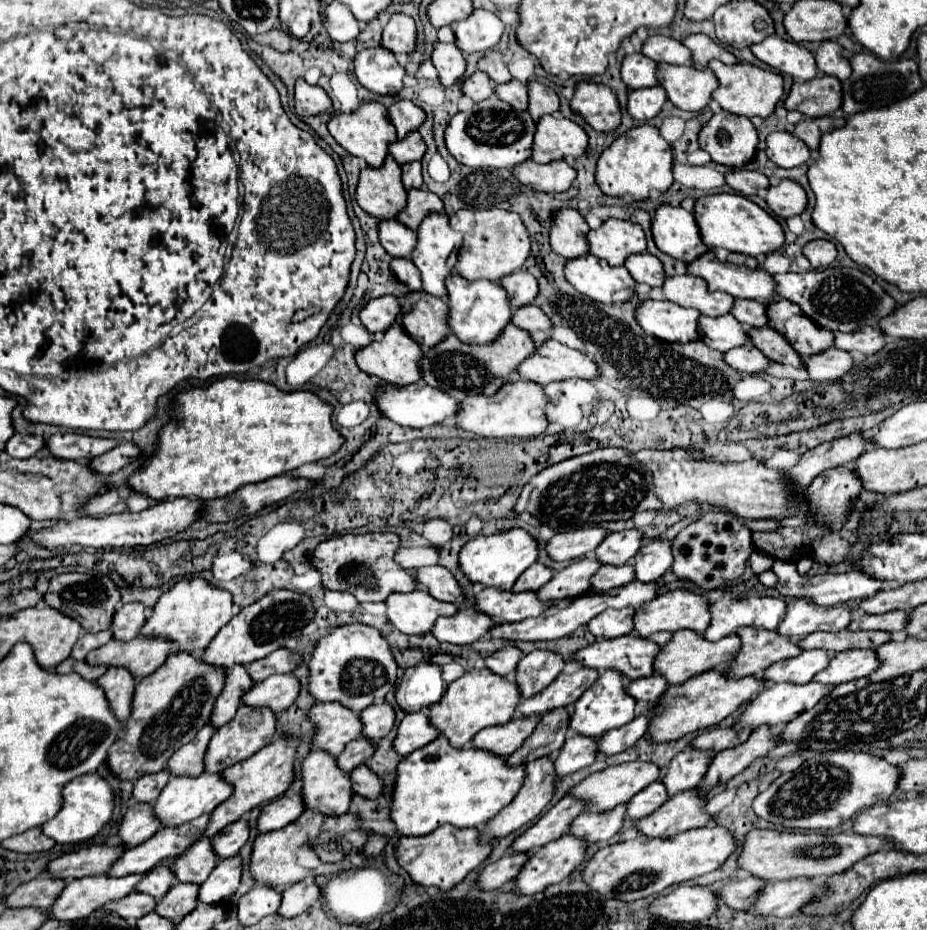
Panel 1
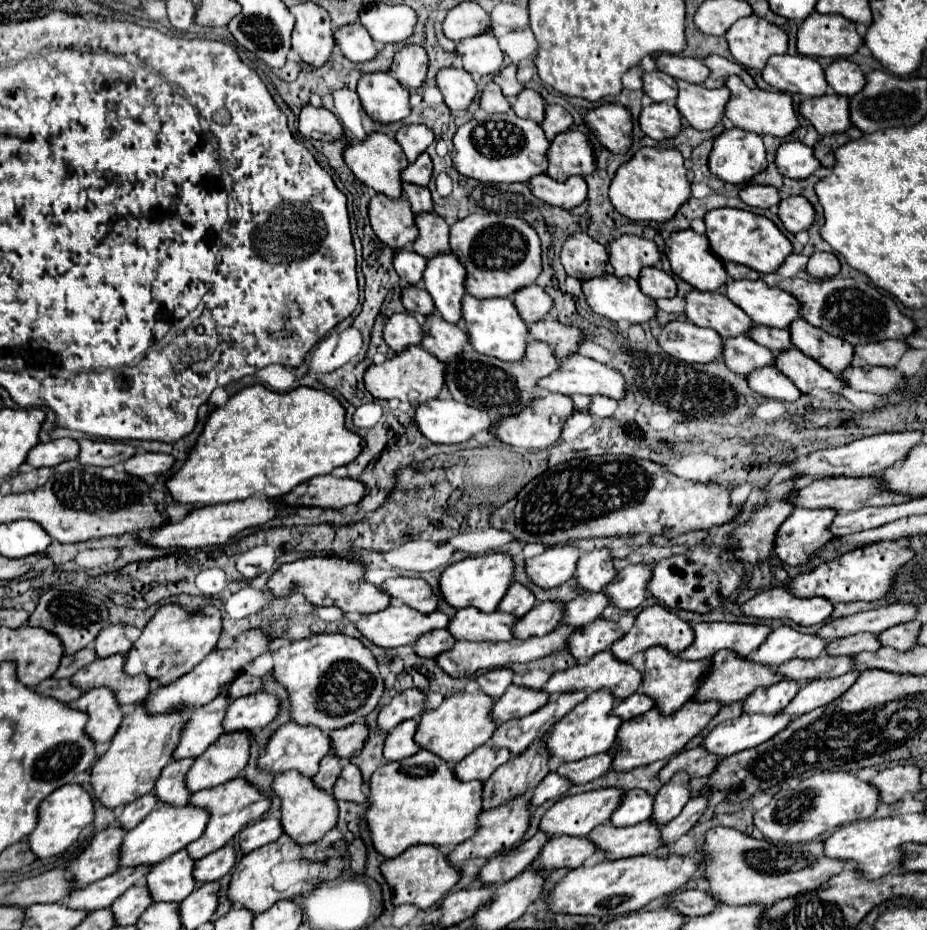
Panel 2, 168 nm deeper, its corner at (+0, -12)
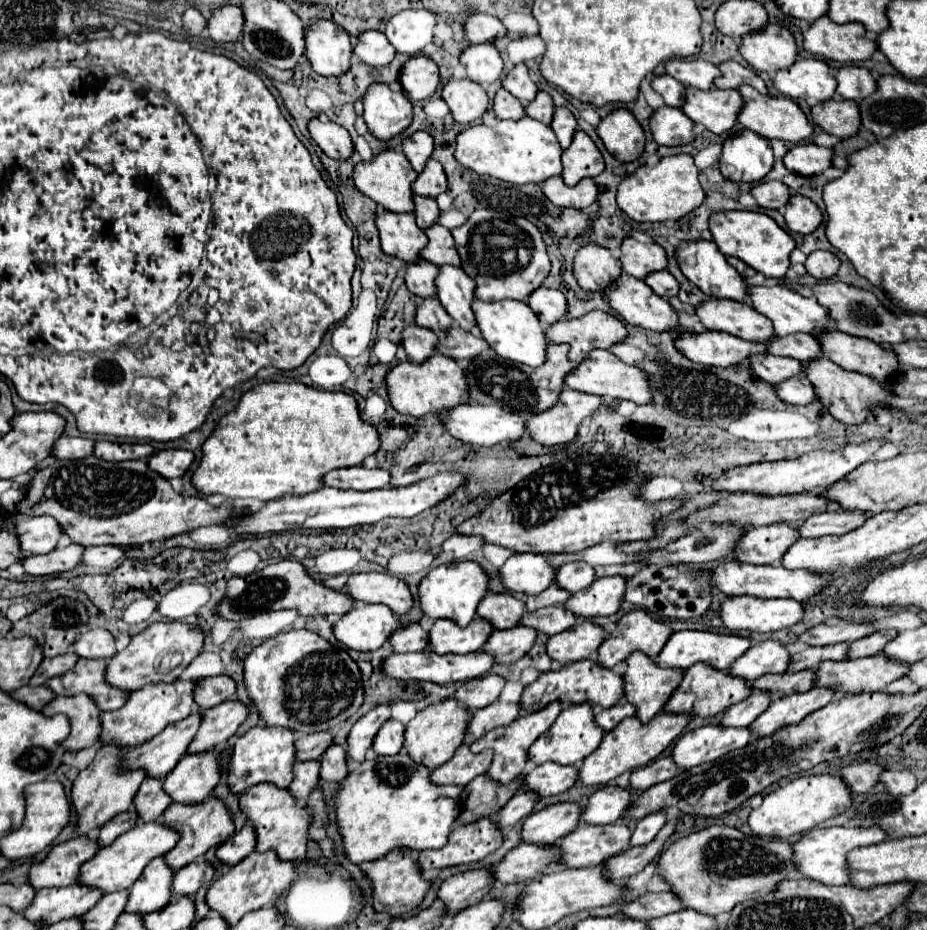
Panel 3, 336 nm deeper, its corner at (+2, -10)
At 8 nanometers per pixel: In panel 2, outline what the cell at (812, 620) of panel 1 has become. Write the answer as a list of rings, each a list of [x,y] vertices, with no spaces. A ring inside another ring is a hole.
[[[780,626],[772,630],[766,642],[750,656],[746,656],[746,660],[768,668],[778,668],[792,658],[814,660],[824,654],[824,646],[826,642],[820,640],[816,634],[802,634],[796,632],[792,626]]]

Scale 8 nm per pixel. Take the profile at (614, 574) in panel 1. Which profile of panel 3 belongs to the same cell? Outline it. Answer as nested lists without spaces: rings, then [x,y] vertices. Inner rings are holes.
[[[558,604],[558,606],[540,608],[536,612],[530,612],[528,616],[522,616],[520,624],[530,626],[530,628],[536,628],[538,632],[544,632],[544,634],[552,636],[552,634],[564,632],[568,628],[574,628],[578,624],[578,620],[580,618],[576,614],[572,614],[562,604]]]

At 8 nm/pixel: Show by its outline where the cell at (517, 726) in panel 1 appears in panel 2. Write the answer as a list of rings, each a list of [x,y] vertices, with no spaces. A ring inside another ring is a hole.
[[[484,744],[454,766],[454,776],[458,776],[458,780],[462,782],[468,782],[468,780],[486,782],[498,766],[510,760],[510,756],[512,754],[506,748],[500,748],[494,752],[488,744]]]

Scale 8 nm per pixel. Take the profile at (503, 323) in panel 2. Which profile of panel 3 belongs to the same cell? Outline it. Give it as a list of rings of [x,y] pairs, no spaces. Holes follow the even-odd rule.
[[[474,300],[472,302],[472,312],[476,316],[476,324],[482,332],[482,338],[490,344],[490,348],[502,356],[508,358],[512,362],[520,362],[520,364],[528,364],[528,366],[542,366],[544,364],[544,352],[546,352],[546,336],[544,330],[540,328],[540,322],[536,318],[536,314],[532,314],[532,310],[528,308],[526,302],[480,302]]]

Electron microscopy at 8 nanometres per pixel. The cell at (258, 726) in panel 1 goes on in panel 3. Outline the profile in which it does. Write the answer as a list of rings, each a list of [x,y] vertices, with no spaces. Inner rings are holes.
[[[208,750],[208,754],[186,754],[164,778],[164,790],[174,802],[202,802],[220,782],[220,756],[218,750]]]

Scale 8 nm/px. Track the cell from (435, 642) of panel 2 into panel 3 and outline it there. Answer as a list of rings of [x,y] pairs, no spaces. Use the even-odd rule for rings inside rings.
[[[410,624],[390,636],[394,652],[422,652],[428,648],[428,632],[420,624]]]

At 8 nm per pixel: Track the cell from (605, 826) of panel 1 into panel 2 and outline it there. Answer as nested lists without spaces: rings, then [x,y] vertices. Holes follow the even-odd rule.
[[[554,836],[544,846],[536,860],[528,866],[530,870],[558,870],[558,868],[578,868],[588,856],[594,854],[594,844],[584,838],[574,836]]]

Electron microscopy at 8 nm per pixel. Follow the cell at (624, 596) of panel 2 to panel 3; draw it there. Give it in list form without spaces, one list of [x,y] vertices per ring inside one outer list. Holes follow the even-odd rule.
[[[622,576],[598,578],[586,590],[572,594],[564,606],[582,618],[612,616],[622,608],[624,586],[626,582]]]

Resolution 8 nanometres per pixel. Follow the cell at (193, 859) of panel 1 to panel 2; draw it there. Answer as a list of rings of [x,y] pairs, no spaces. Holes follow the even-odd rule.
[[[184,850],[154,864],[146,874],[146,886],[154,902],[182,902],[194,888],[194,860]]]

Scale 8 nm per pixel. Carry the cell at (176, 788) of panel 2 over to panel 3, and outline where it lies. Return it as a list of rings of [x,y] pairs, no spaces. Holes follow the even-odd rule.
[[[146,778],[140,786],[140,790],[136,792],[134,798],[134,806],[138,816],[144,822],[152,822],[152,820],[160,820],[160,816],[164,814],[164,810],[172,804],[172,798],[164,792],[162,788],[162,778]]]

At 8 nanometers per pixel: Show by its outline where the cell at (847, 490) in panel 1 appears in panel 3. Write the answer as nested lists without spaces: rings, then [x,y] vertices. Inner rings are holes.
[[[780,522],[780,526],[756,526],[742,536],[734,556],[748,564],[778,564],[796,540],[800,540],[796,526],[788,526],[786,522]]]

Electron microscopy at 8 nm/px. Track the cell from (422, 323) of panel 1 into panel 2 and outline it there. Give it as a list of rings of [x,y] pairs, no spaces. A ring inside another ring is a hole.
[[[442,318],[434,320],[428,326],[426,336],[422,340],[422,348],[434,354],[442,362],[448,362],[454,356],[458,356],[458,352],[462,352],[466,344],[468,344],[468,334],[458,324],[450,324]]]

